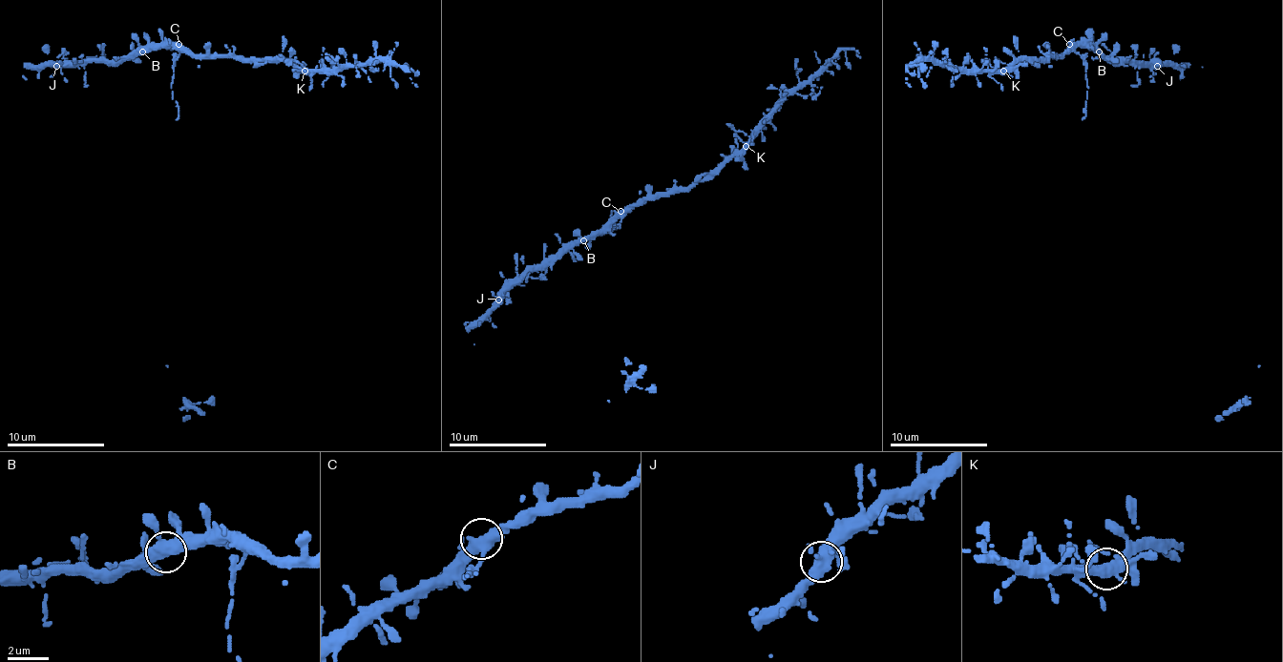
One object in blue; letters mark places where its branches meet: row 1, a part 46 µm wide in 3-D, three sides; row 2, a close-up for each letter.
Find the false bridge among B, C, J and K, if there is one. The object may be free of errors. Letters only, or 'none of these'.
none of these

